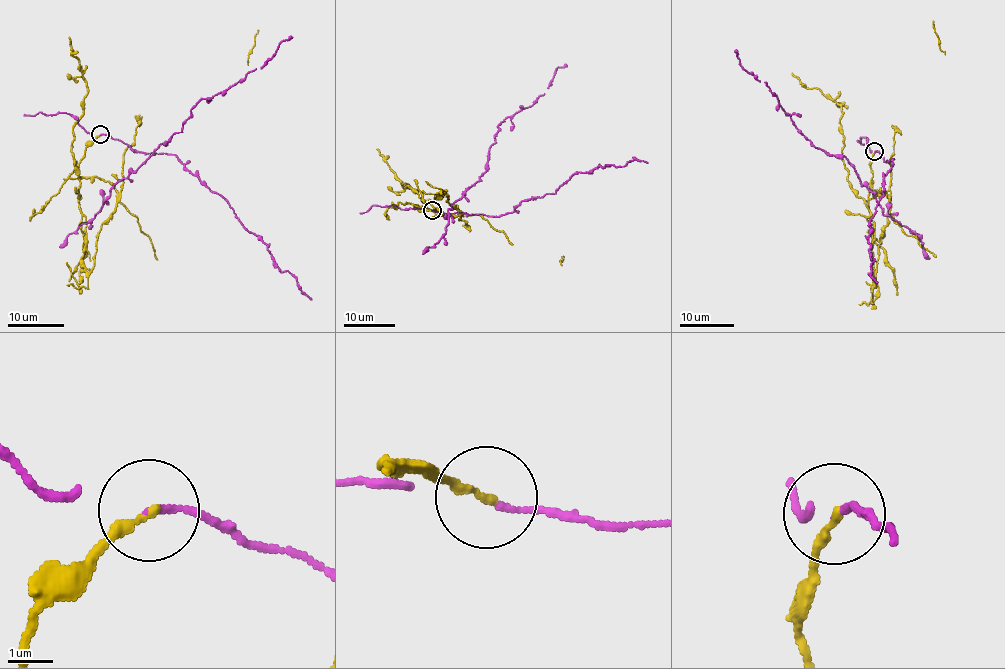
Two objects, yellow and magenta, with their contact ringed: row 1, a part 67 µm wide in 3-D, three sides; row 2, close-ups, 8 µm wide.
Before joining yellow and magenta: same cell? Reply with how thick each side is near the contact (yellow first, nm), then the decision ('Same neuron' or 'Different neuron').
Thickness 200 nm (yellow) against 100 nm. Different neuron

